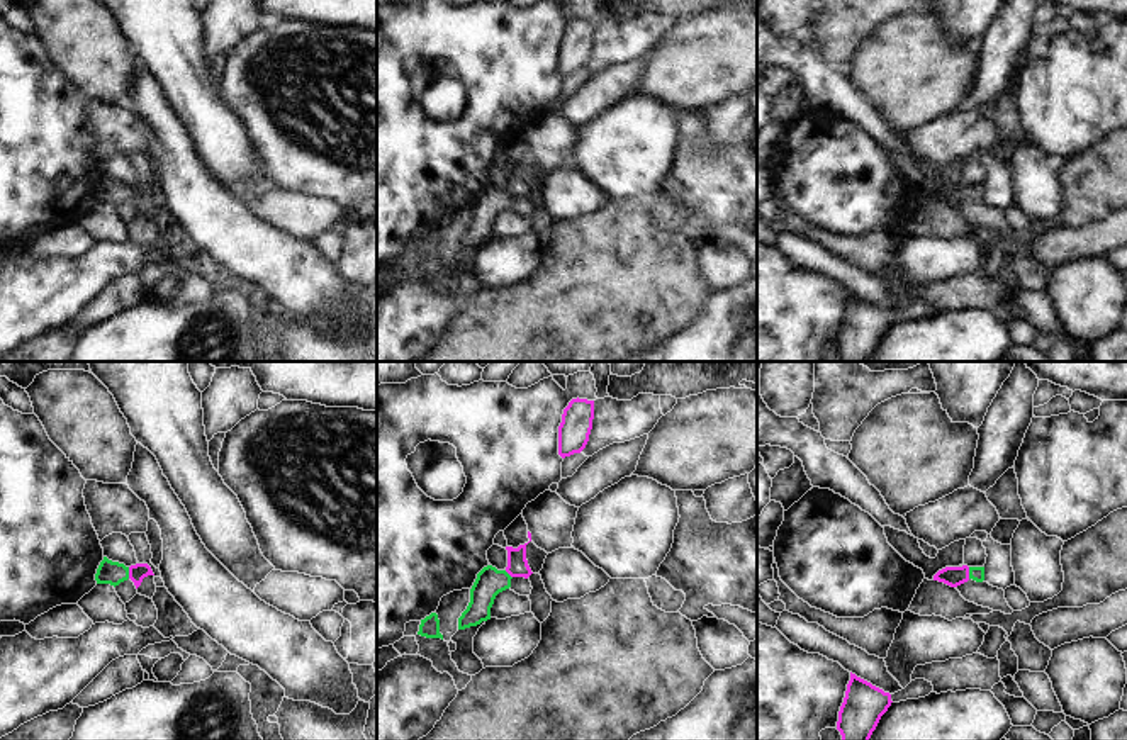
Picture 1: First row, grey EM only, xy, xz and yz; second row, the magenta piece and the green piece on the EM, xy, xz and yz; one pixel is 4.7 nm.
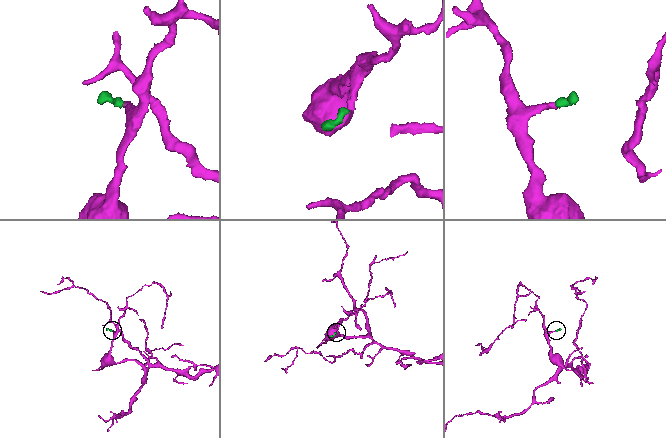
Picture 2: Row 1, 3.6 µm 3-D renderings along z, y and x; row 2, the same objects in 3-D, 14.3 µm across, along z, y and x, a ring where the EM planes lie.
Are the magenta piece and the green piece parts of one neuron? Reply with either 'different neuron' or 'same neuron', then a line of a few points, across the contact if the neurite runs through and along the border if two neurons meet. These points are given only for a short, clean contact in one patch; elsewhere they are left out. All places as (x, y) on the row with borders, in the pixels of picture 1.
same neuron | xy (140, 571), (129, 572), (111, 572)

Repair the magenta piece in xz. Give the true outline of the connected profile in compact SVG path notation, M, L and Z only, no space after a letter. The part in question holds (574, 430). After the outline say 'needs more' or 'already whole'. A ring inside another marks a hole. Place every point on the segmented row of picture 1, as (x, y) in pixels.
M572 399L564 409L558 426L558 455L562 458L580 453L592 429L594 401Z; already whole

